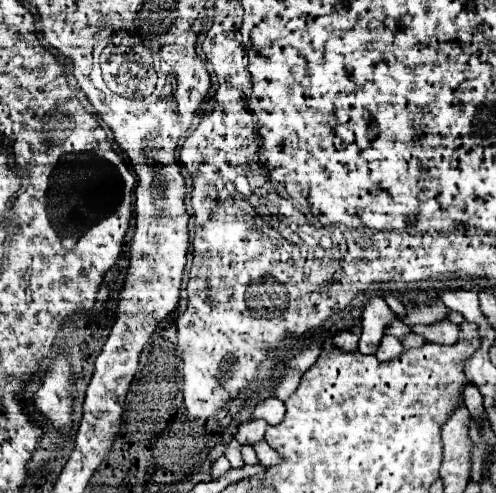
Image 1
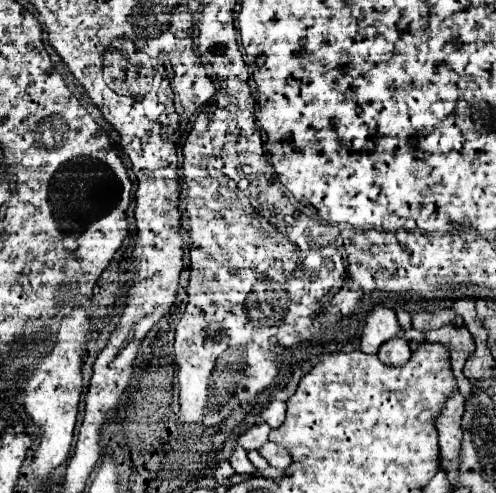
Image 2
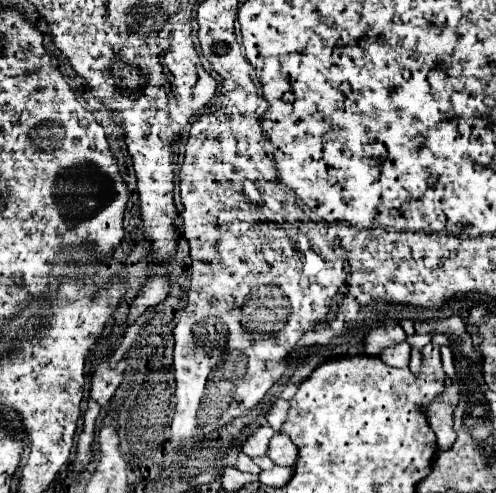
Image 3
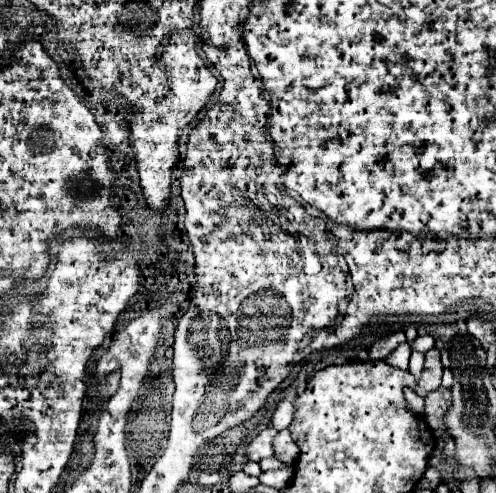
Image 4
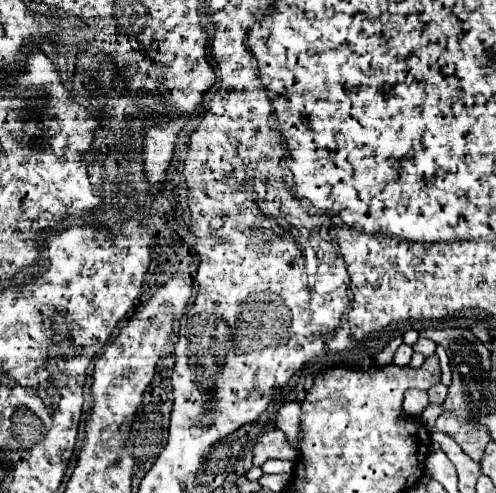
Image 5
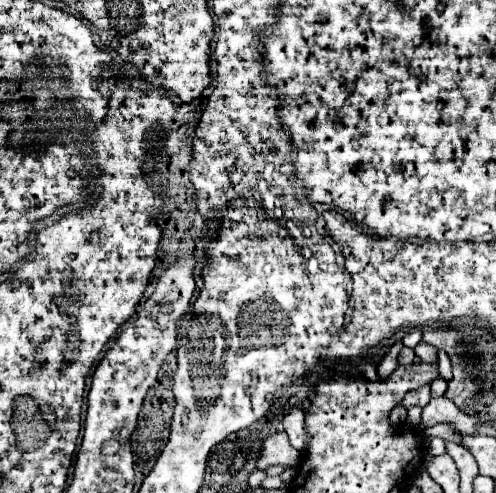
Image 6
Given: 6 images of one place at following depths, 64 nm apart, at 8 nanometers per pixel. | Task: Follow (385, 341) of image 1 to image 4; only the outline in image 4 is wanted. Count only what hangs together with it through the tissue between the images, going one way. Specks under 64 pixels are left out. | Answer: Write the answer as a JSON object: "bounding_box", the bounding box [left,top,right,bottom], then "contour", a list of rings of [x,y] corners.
{"bounding_box":[386,342,412,370],"contour":[[[404,342],[404,344],[400,344],[400,346],[392,352],[392,356],[390,356],[386,362],[388,362],[390,366],[396,366],[396,368],[402,368],[402,370],[408,370],[408,358],[410,358],[410,354],[412,354],[410,344]]]}

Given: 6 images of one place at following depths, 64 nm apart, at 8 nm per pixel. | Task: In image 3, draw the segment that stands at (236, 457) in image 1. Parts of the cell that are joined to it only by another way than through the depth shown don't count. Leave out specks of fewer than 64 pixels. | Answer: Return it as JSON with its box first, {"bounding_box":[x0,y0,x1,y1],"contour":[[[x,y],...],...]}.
{"bounding_box":[236,452,260,474],"contour":[[[244,452],[238,456],[238,464],[236,464],[236,468],[240,470],[240,472],[250,472],[250,474],[260,474],[260,468],[252,462],[252,458],[250,456],[244,456]]]}

